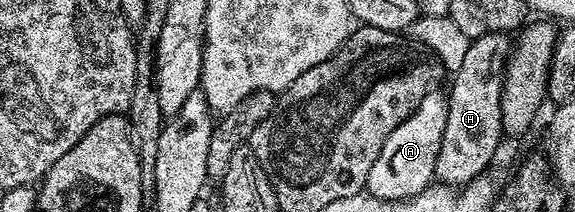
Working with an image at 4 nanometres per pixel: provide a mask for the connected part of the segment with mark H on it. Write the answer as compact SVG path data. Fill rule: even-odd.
M489 34L473 39L458 62L458 71L446 94L448 118L444 120L444 138L440 140L440 156L436 156L435 179L443 186L461 188L483 177L504 139L502 128L502 77L512 42L505 34Z

